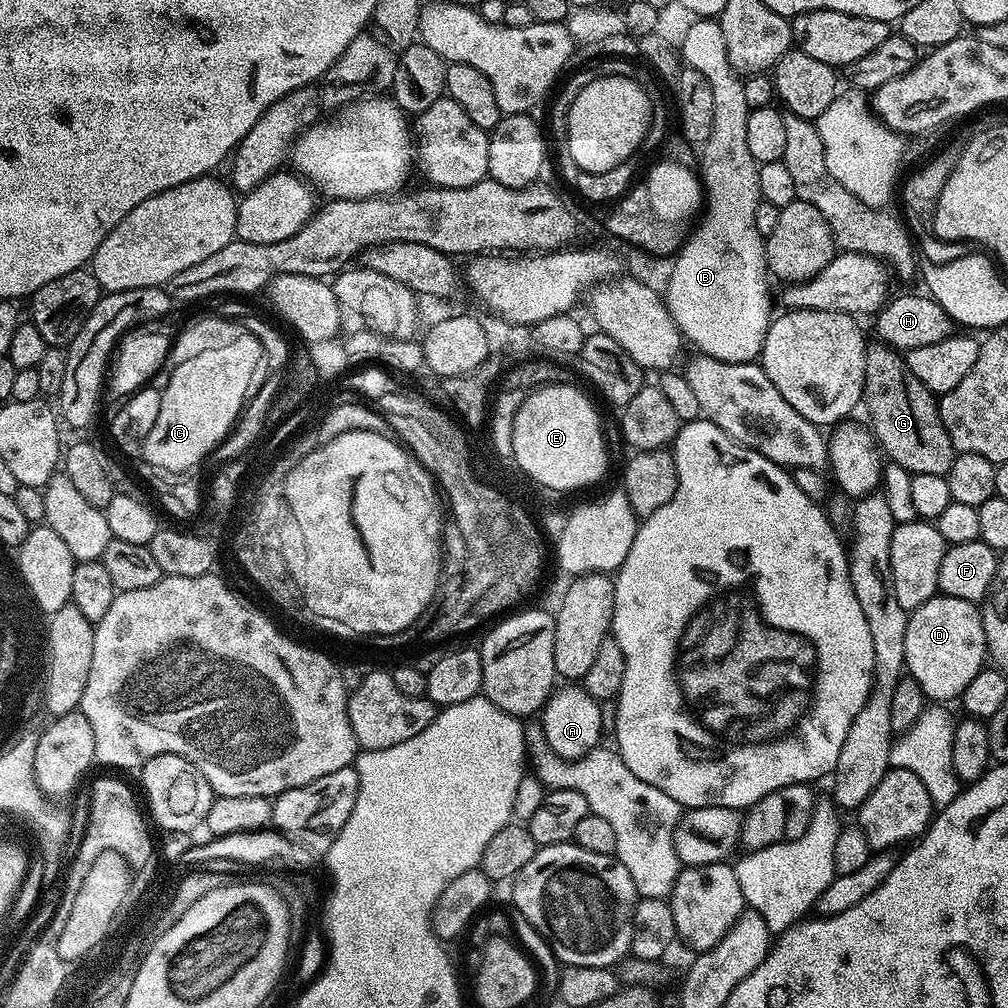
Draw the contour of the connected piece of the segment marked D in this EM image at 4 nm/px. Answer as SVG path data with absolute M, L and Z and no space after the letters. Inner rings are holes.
M937 594L922 606L911 609L906 626L904 666L929 701L948 702L944 700L963 697L974 674L985 667L987 651L984 618L973 601Z

